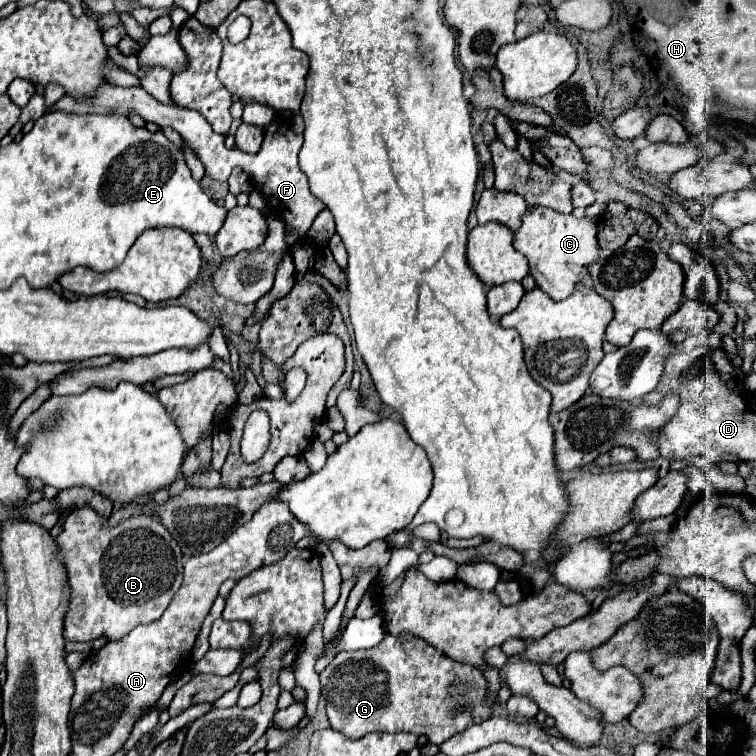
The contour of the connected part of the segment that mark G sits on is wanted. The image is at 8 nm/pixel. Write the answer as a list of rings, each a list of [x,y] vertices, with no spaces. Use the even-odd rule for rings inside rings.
[[[391,634],[369,650],[339,652],[321,672],[321,694],[327,700],[331,728],[351,740],[369,732],[413,732],[417,736],[425,734],[431,744],[439,746],[453,734],[487,720],[491,714],[483,672],[445,654],[435,654],[421,638],[399,642]],[[349,662],[355,664],[355,670],[339,670]],[[453,680],[473,684],[475,690],[467,696],[467,704],[451,690]]]

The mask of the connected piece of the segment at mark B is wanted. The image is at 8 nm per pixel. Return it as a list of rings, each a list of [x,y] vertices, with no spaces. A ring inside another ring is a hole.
[[[77,508],[67,516],[63,532],[55,538],[57,558],[61,560],[67,572],[67,582],[71,588],[69,608],[65,614],[67,630],[63,634],[73,642],[89,642],[99,636],[107,636],[109,640],[119,640],[137,624],[147,624],[157,620],[163,614],[163,610],[169,606],[171,598],[175,596],[183,580],[181,548],[157,516],[137,514],[109,530],[105,524],[107,520],[103,520],[95,510]]]

